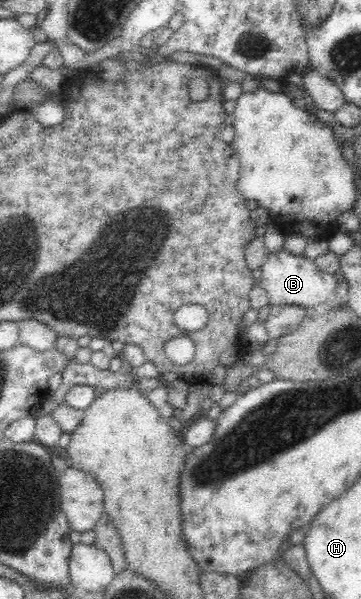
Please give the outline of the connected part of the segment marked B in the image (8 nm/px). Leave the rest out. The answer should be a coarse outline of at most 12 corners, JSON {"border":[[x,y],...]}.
{"border":[[270,253],[259,285],[270,305],[332,299],[333,274],[303,253]]}

